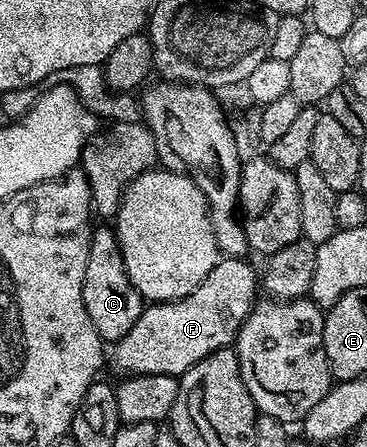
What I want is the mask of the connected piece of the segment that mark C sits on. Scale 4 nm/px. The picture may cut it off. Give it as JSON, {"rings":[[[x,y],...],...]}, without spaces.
{"rings":[[[94,228],[89,238],[87,271],[83,279],[83,307],[87,307],[87,315],[91,315],[91,323],[95,323],[95,331],[99,331],[101,340],[105,343],[123,339],[123,335],[127,335],[131,327],[135,327],[141,314],[143,298],[139,291],[135,291],[123,267],[123,255],[117,243],[116,232],[112,228]]]}

